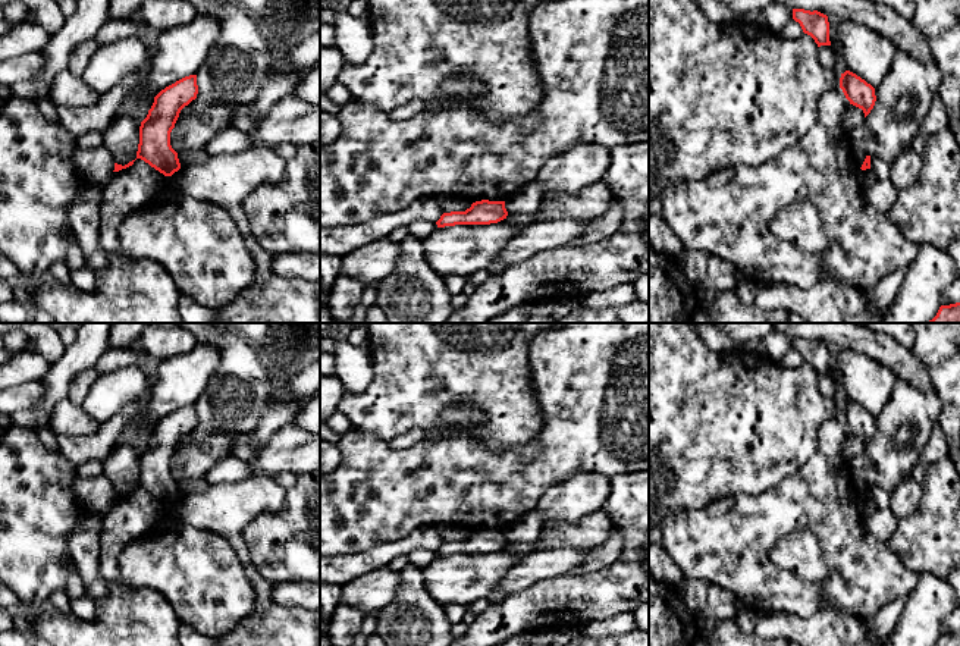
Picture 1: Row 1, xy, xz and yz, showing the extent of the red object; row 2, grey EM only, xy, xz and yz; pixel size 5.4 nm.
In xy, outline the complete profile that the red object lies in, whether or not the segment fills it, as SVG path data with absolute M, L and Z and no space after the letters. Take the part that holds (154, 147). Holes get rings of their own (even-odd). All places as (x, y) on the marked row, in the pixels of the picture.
M197 75L185 76L154 97L147 117L141 122L137 159L164 176L172 176L181 169L178 153L170 145L170 132L181 110L195 100L197 94Z

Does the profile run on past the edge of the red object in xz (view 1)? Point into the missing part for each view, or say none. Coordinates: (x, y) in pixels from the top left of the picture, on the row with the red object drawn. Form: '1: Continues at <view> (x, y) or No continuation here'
1: No continuation here

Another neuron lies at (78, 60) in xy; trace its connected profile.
M91 38L85 41L84 44L78 46L72 51L68 60L69 72L75 76L82 76L88 65L88 60L91 59L91 56L95 53L97 48L98 48L98 43L95 41L95 38Z

